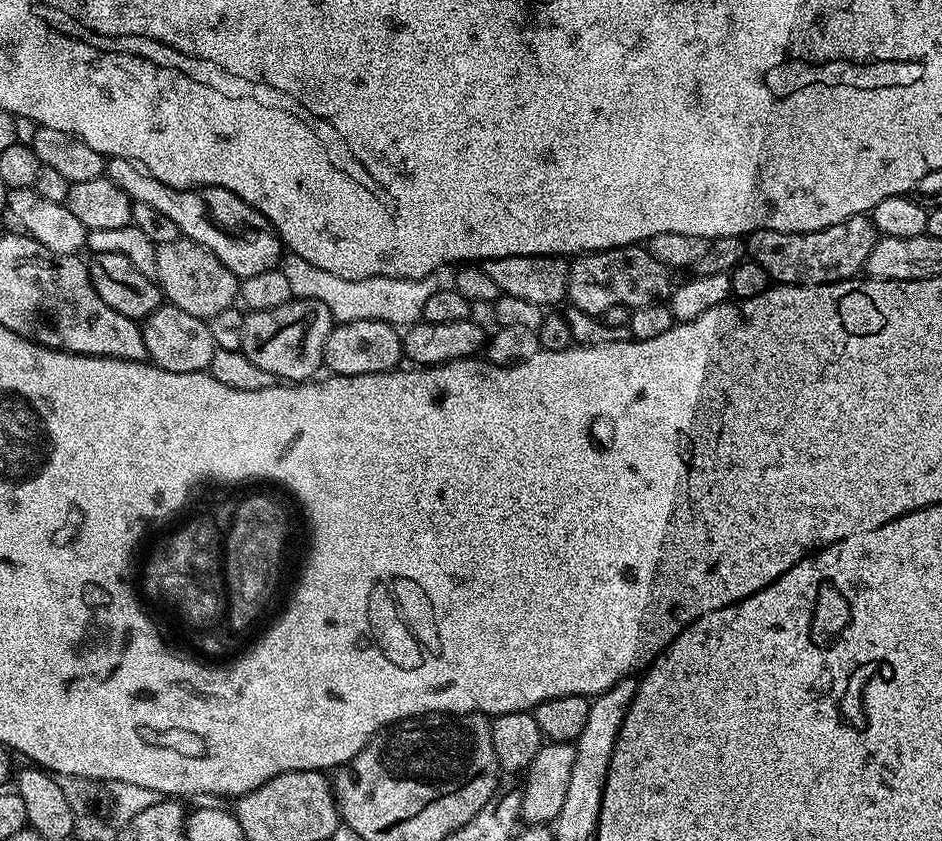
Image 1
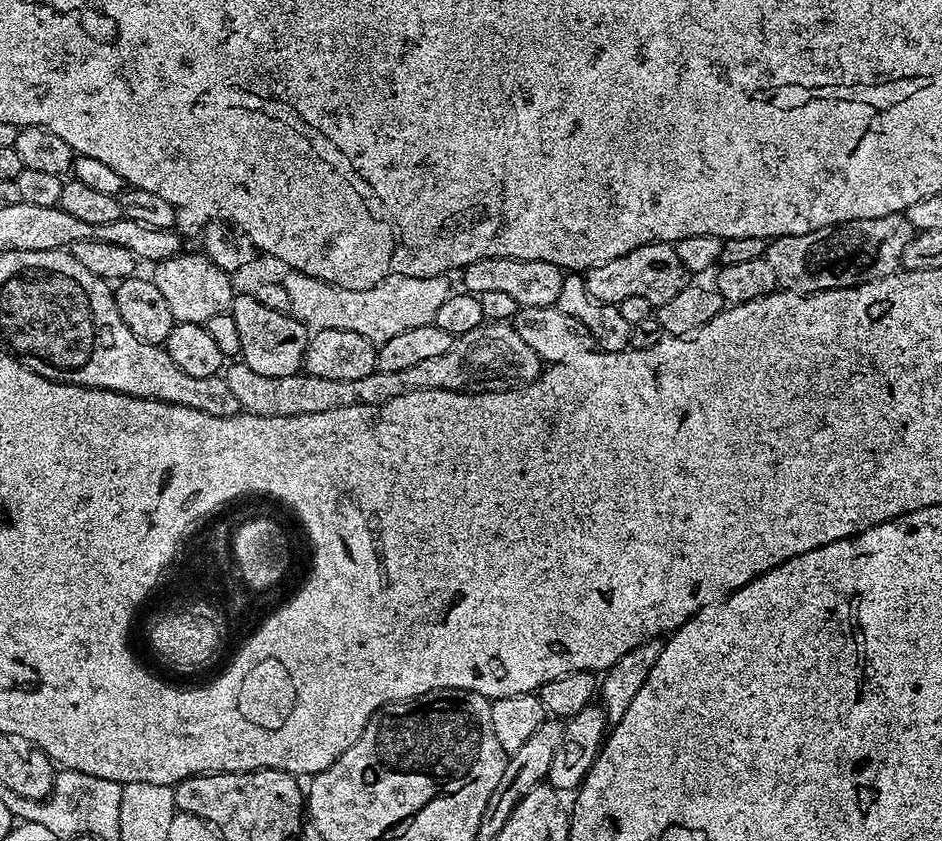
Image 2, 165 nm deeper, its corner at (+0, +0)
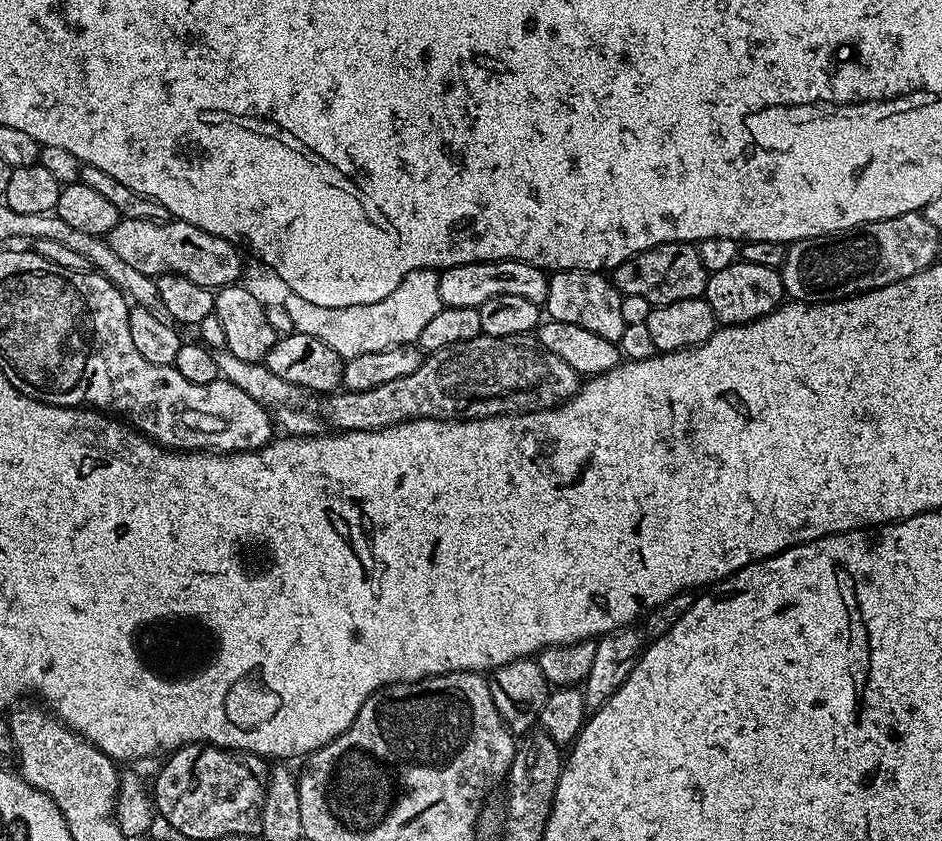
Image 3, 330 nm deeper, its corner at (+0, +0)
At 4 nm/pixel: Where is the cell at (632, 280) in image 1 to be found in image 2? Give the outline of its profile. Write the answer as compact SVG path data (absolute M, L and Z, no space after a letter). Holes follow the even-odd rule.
M661 242L643 244L630 250L630 254L622 254L622 258L610 258L610 262L588 269L584 281L586 290L590 290L598 302L624 306L627 300L645 300L651 306L659 306L662 302L670 302L670 298L684 288L686 273L675 247Z

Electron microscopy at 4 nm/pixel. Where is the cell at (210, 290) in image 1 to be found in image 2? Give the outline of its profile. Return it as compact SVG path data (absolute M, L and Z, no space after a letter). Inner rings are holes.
M182 250L174 258L166 258L155 265L150 272L150 279L162 298L170 305L170 314L173 321L182 324L205 324L214 314L222 314L232 307L234 289L232 289L233 277L223 272L208 256L199 251L188 252Z

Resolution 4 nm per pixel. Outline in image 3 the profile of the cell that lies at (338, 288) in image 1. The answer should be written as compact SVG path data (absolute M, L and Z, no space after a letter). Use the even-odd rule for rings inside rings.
M423 268L411 272L398 286L398 290L386 294L382 302L370 302L366 306L314 306L314 302L306 302L306 298L298 298L298 294L288 292L282 303L294 321L296 331L310 334L310 338L318 338L318 342L326 342L330 350L334 350L345 358L358 354L374 354L374 350L386 350L399 344L416 344L422 329L430 323L430 318L441 310L438 282L440 272L431 268Z

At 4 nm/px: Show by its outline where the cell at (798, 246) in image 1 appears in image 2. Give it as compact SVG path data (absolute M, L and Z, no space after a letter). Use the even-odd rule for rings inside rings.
M895 212L882 218L847 220L844 224L818 228L810 234L777 236L767 245L766 259L783 291L807 294L831 288L853 288L898 271L902 250L906 250L913 235L914 229L904 213Z

